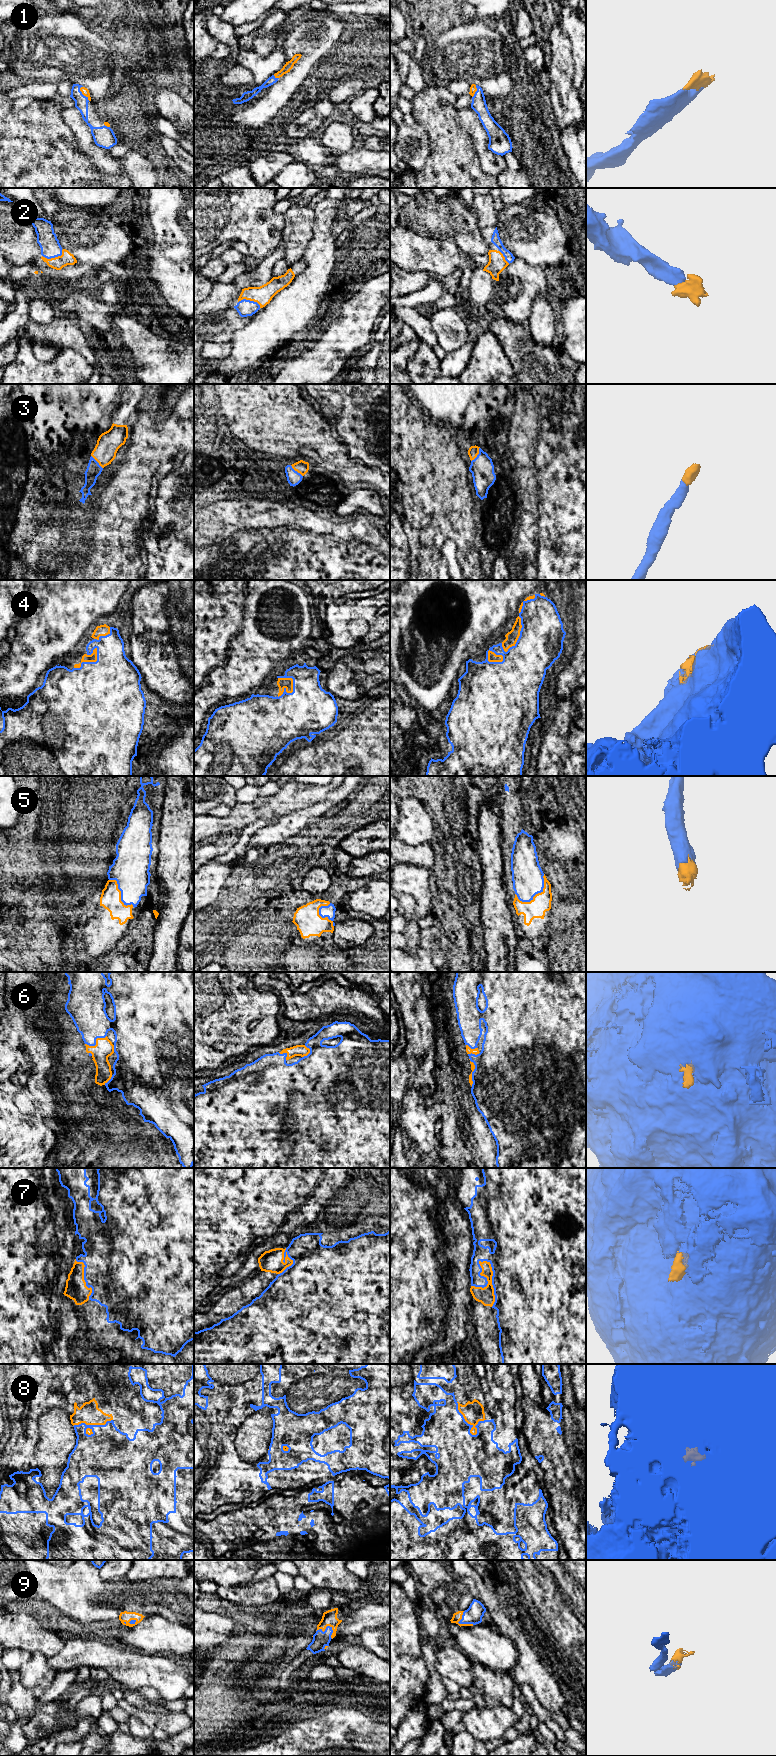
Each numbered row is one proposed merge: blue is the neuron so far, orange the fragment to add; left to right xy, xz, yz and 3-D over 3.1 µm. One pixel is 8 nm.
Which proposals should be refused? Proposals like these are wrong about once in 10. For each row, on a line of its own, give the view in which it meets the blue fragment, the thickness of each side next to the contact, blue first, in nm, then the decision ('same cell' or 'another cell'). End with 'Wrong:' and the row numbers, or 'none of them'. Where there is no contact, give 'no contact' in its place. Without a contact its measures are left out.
1: xy | 110/60 nm | same cell
2: xy | 160/100 nm | same cell
3: yz | 190/90 nm | same cell
4: xy | 500/60 nm | same cell
5: yz | 260/160 nm | same cell
6: yz | 480/30 nm | same cell
7: yz | 500/130 nm | same cell
8: yz | 340/170 nm | same cell
9: xz | 130/120 nm | same cell
Wrong: none of them

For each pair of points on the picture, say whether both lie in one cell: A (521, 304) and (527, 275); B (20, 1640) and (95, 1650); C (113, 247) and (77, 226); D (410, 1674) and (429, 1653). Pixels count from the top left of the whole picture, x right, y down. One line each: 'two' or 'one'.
A: one
B: two
C: one
D: two

